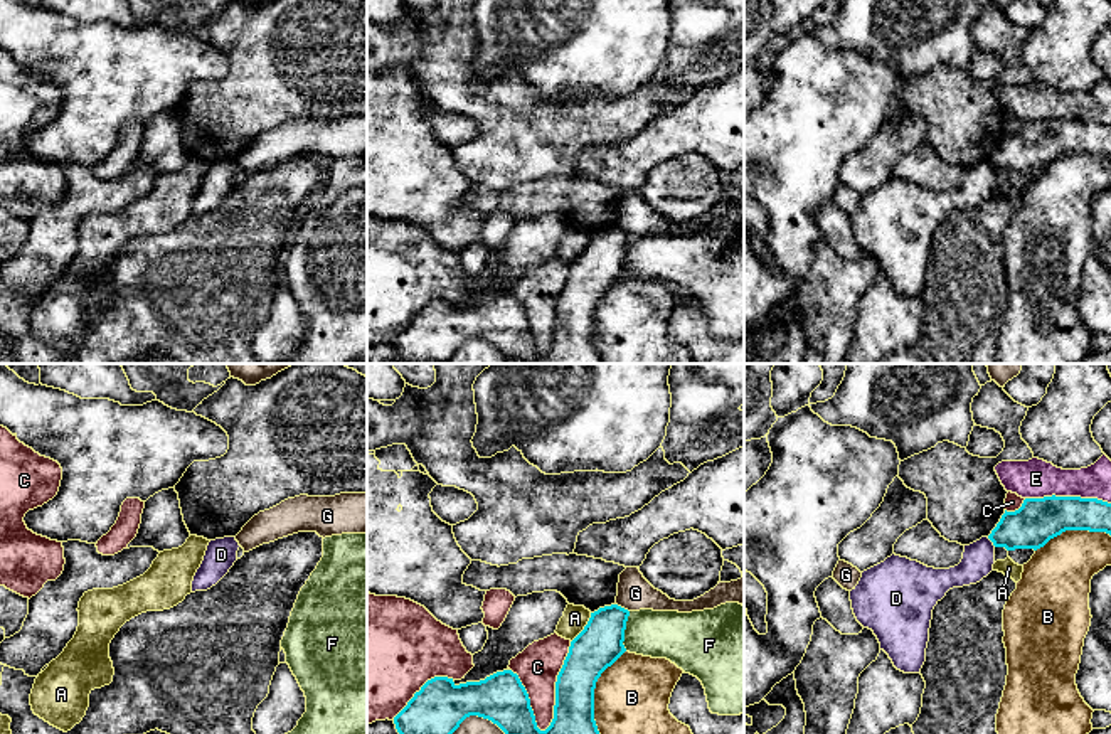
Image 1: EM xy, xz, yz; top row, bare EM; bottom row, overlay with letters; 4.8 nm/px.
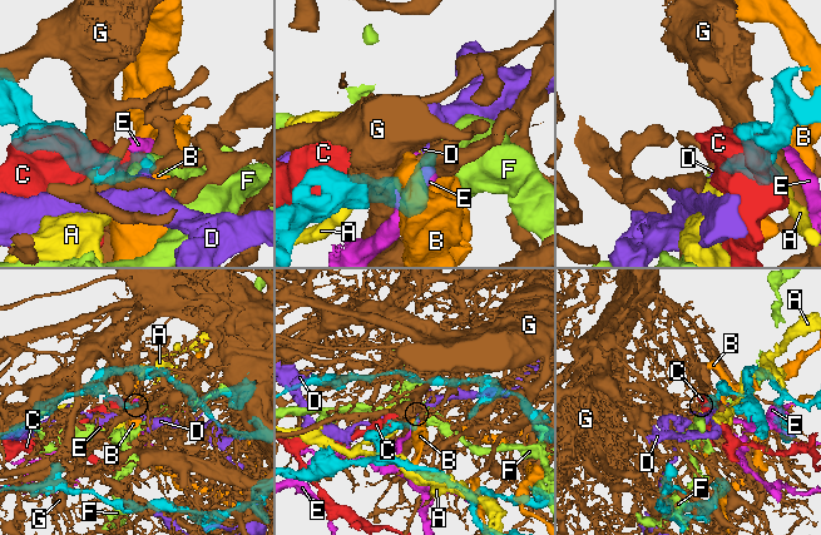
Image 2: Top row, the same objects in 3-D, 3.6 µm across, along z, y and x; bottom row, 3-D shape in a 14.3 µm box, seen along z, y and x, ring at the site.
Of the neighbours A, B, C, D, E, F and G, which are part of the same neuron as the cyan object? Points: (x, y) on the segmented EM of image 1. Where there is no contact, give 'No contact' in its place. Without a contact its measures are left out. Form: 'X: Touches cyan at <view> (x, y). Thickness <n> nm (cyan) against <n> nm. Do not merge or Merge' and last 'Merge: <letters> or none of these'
A: Touches cyan at xz (584, 628). Thickness 220 nm (cyan) against 120 nm. Do not merge
B: Touches cyan at xz (593, 692). Thickness 220 nm (cyan) against 360 nm. Do not merge
C: Touches cyan at xz (556, 687). Thickness 220 nm (cyan) against 200 nm. Do not merge
D: Touches cyan at yz (992, 541). Thickness 220 nm (cyan) against 160 nm. Do not merge
E: Touches cyan at yz (1068, 497). Thickness 220 nm (cyan) against 190 nm. Do not merge
F: Touches cyan at xz (623, 632). Thickness 220 nm (cyan) against 240 nm. Do not merge
G: Touches cyan at xz (478, 716). Thickness 240 nm (cyan) against 90 nm. Do not merge
Merge: none of these

